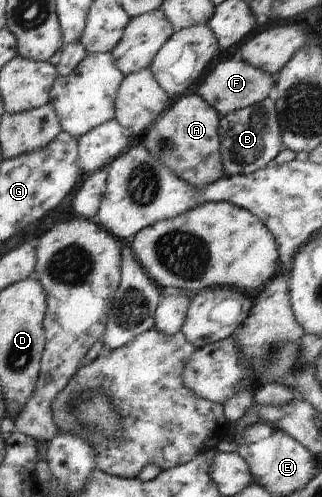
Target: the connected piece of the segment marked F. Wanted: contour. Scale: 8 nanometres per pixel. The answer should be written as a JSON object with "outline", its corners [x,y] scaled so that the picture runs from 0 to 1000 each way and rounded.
{"outline":[[[730,113],[708,117],[708,121],[689,121],[640,153],[640,161],[621,173],[615,171],[609,189],[618,189],[621,197],[630,197],[677,229],[699,229],[702,233],[798,205],[814,205],[832,195],[832,185],[854,165],[854,155],[842,149],[789,137]]]}

